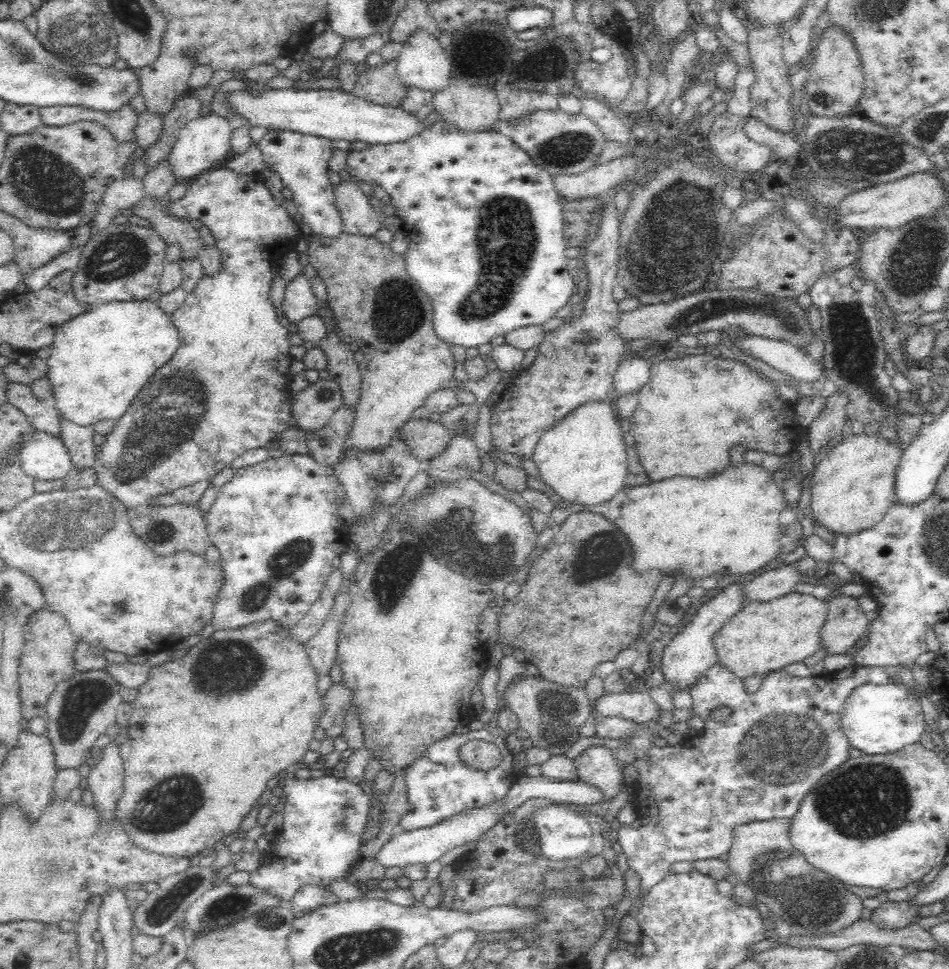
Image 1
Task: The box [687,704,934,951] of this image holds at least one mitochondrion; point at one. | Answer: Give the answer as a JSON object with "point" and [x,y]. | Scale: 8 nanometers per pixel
{"point":[870,801]}

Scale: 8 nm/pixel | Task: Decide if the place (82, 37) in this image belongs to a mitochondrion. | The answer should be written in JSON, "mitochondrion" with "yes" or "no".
{"mitochondrion":"yes"}

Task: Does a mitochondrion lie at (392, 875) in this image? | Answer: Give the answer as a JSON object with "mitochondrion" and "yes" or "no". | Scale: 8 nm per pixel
{"mitochondrion":"no"}

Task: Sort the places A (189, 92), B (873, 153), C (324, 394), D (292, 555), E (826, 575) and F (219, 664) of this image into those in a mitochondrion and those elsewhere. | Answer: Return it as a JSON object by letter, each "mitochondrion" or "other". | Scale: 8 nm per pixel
{"A":"other","B":"mitochondrion","C":"mitochondrion","D":"mitochondrion","E":"other","F":"mitochondrion"}

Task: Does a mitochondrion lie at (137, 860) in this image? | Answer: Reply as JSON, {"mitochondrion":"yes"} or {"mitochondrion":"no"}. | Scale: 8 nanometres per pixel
{"mitochondrion":"no"}

